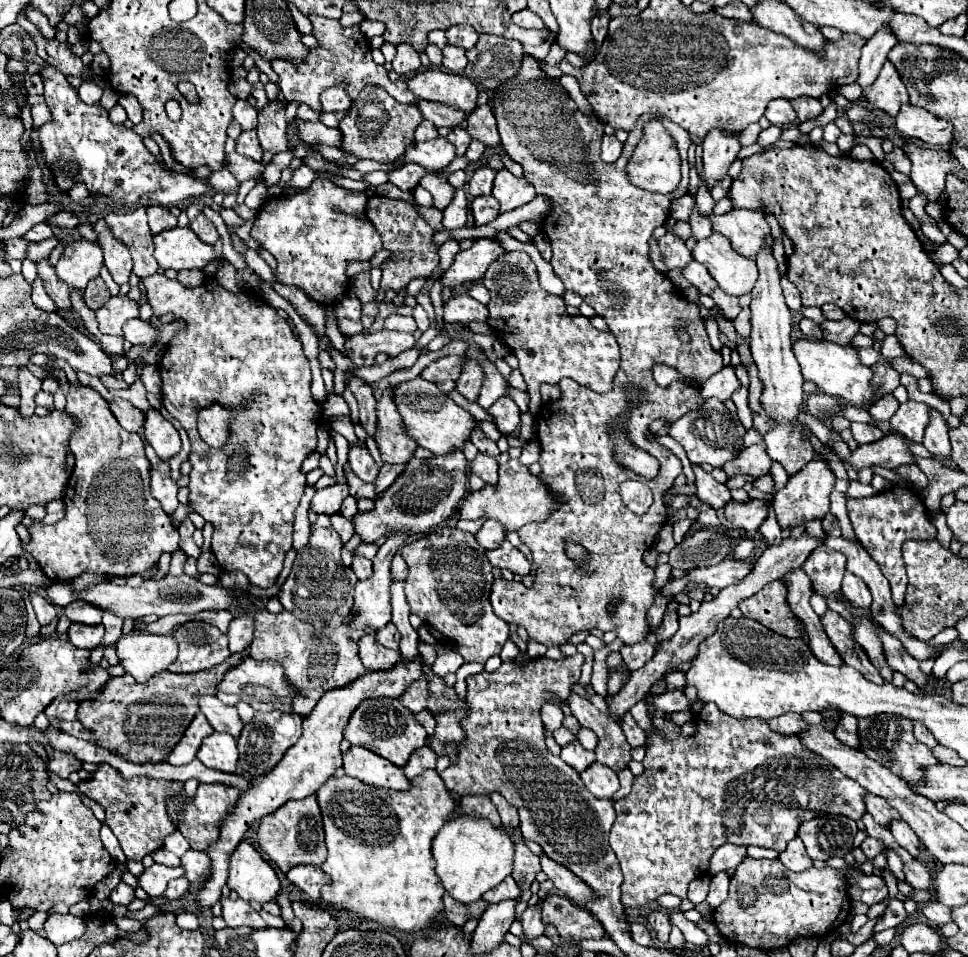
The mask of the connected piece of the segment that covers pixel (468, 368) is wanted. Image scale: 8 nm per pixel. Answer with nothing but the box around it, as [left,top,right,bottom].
[456,355,484,401]

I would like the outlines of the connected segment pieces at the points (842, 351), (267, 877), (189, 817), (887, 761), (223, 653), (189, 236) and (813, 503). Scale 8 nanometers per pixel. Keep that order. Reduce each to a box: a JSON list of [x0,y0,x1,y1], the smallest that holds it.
[[792,339,872,407],[228,841,280,903],[178,785,240,851],[858,715,938,783],[168,621,228,673],[154,227,222,269],[772,457,834,529]]

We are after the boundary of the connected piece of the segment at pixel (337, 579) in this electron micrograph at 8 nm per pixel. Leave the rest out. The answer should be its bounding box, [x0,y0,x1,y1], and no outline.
[278,515,356,627]

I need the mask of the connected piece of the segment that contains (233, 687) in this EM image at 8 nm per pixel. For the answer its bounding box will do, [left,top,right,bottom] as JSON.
[218,655,292,713]

